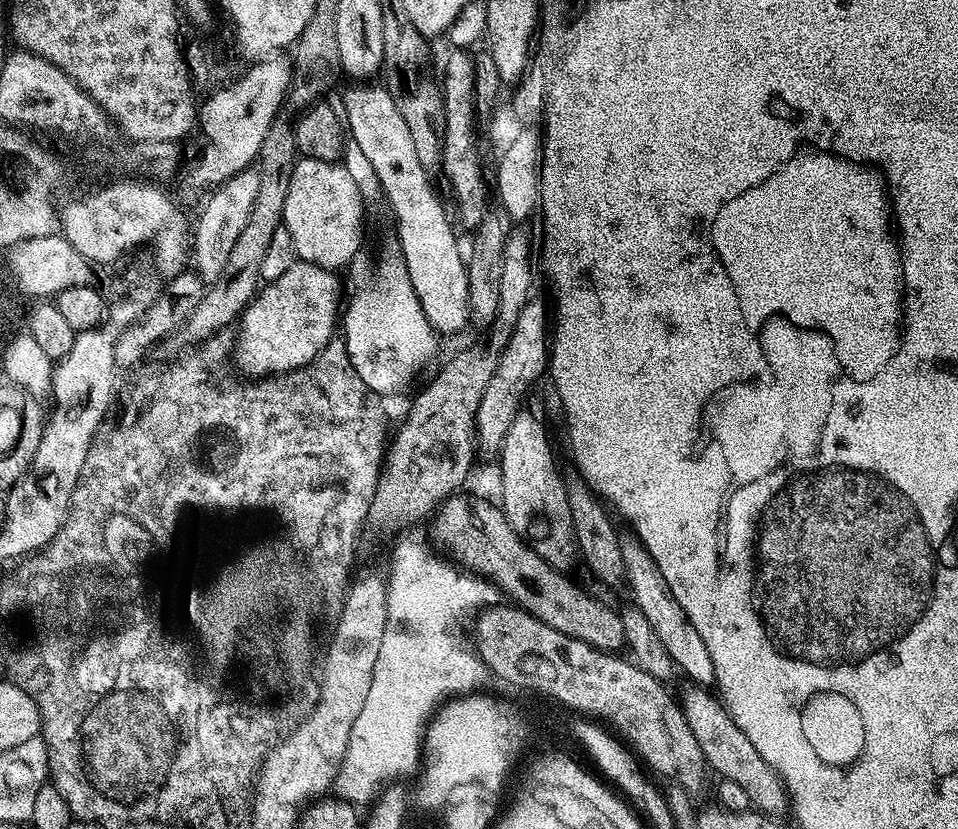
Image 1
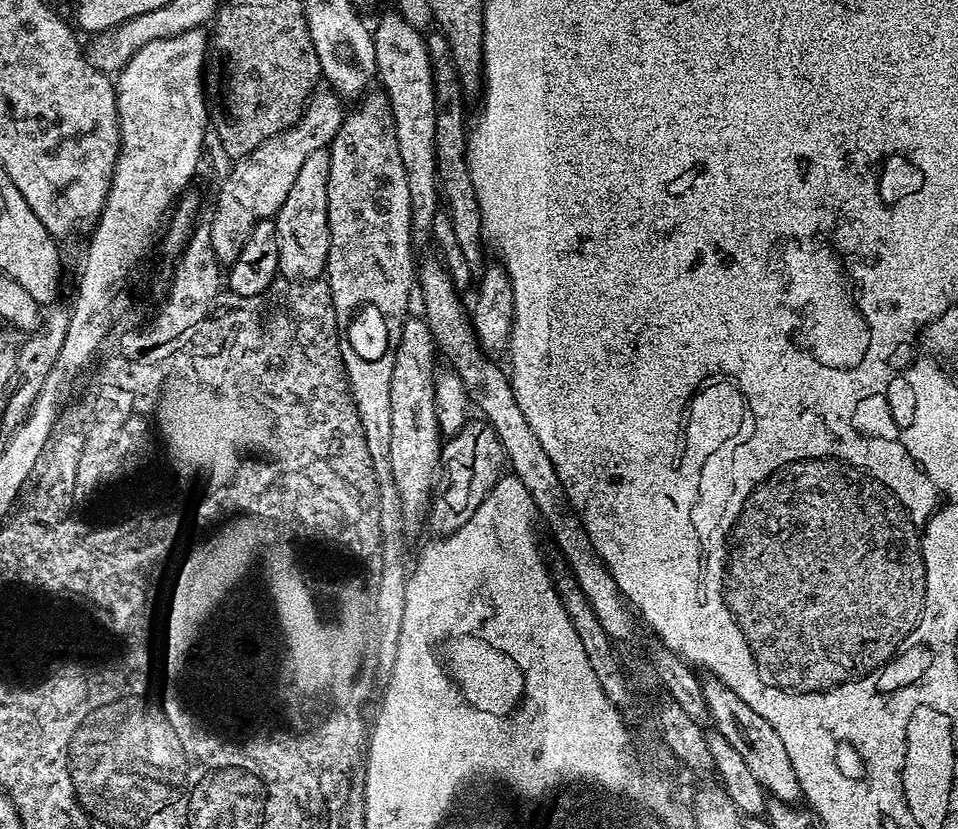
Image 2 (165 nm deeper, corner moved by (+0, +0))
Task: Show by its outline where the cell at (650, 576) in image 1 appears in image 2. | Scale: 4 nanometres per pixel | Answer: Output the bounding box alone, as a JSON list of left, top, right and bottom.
[701,678,802,805]

